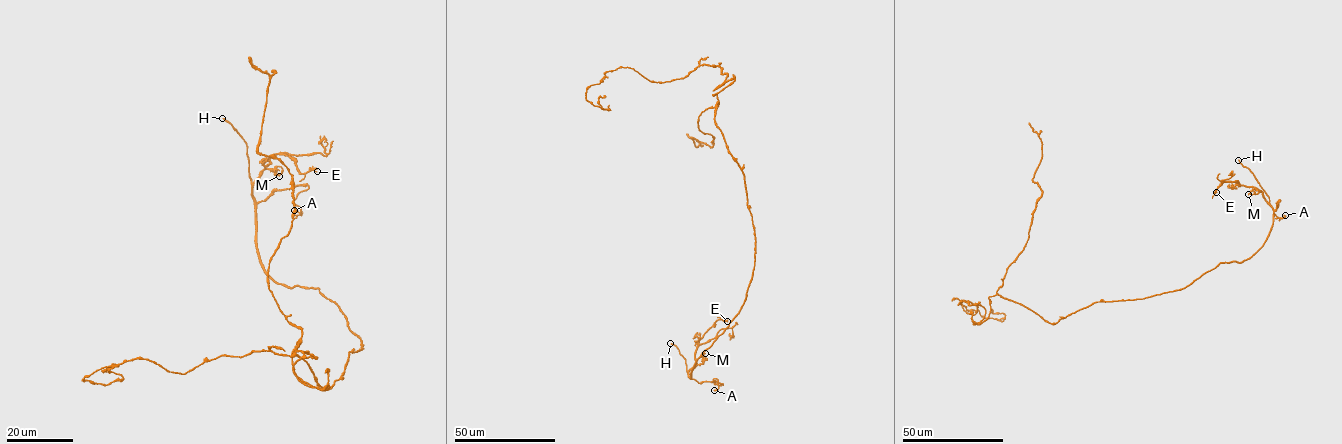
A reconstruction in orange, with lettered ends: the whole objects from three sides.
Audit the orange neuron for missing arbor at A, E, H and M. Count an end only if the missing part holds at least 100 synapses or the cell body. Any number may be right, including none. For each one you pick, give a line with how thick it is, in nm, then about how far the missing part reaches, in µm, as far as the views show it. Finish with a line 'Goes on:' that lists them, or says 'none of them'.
H: 240 nm | 10 µm
Goes on: H

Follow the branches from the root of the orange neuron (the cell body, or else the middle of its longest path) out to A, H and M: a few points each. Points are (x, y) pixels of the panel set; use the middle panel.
A: (728, 149), (744, 177), (755, 261), (739, 312), (691, 372), (699, 383), (722, 383), (713, 379), (714, 390)
H: (728, 149), (744, 175), (754, 233), (754, 266), (746, 299), (697, 360), (690, 378), (686, 360), (670, 343)
M: (728, 149), (744, 177), (754, 266), (739, 312), (697, 360), (690, 378), (689, 371), (703, 363), (705, 353)

